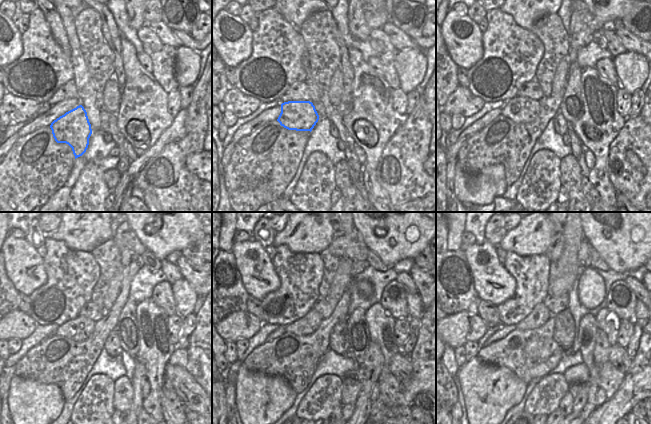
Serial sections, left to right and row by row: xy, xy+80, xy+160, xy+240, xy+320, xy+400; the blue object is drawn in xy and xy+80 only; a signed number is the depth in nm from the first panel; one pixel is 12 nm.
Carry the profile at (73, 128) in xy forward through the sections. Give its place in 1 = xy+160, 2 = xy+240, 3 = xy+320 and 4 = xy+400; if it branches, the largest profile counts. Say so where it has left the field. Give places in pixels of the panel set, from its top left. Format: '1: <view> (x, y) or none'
1: xy+160 (520, 109)
2: xy+240 (79, 329)
3: xy+320 (308, 324)
4: xy+400 (540, 314)

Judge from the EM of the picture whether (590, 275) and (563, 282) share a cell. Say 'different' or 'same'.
different

